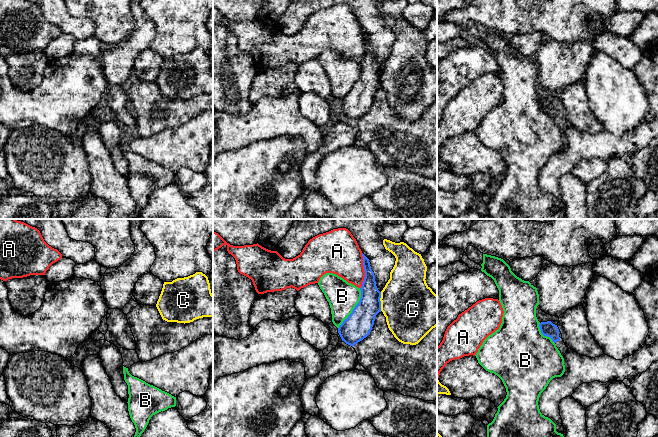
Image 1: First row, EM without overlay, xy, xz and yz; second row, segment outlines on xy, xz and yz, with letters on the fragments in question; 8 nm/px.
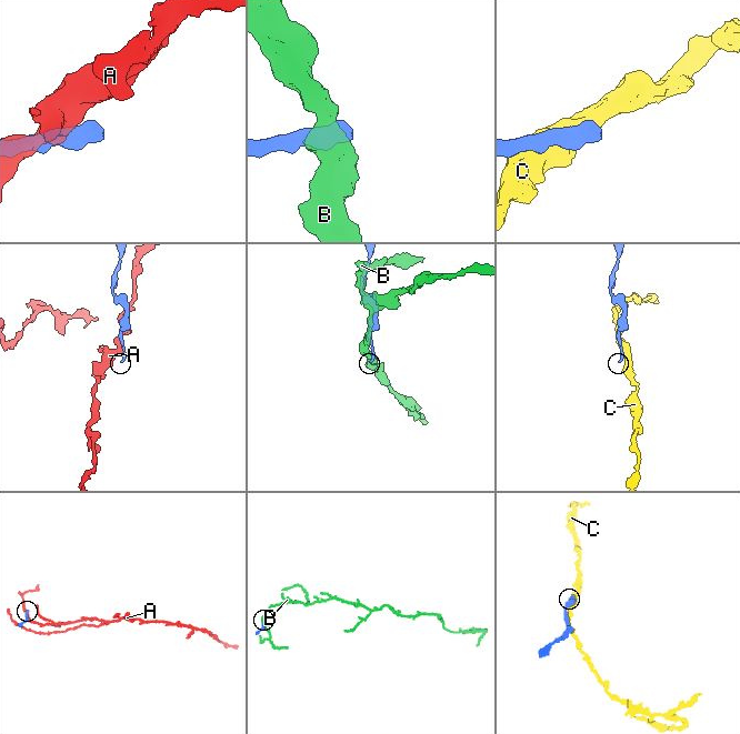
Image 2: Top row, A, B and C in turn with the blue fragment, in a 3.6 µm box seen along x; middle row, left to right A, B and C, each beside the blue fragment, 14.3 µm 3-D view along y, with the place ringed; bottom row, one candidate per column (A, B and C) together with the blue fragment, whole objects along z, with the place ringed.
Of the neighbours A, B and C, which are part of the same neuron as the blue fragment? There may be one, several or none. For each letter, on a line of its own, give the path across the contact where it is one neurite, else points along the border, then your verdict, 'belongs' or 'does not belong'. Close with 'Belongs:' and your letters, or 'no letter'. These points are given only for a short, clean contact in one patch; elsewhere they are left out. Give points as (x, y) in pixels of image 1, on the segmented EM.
A: does not belong
B: does not belong
C: does not belong
Belongs: no letter

